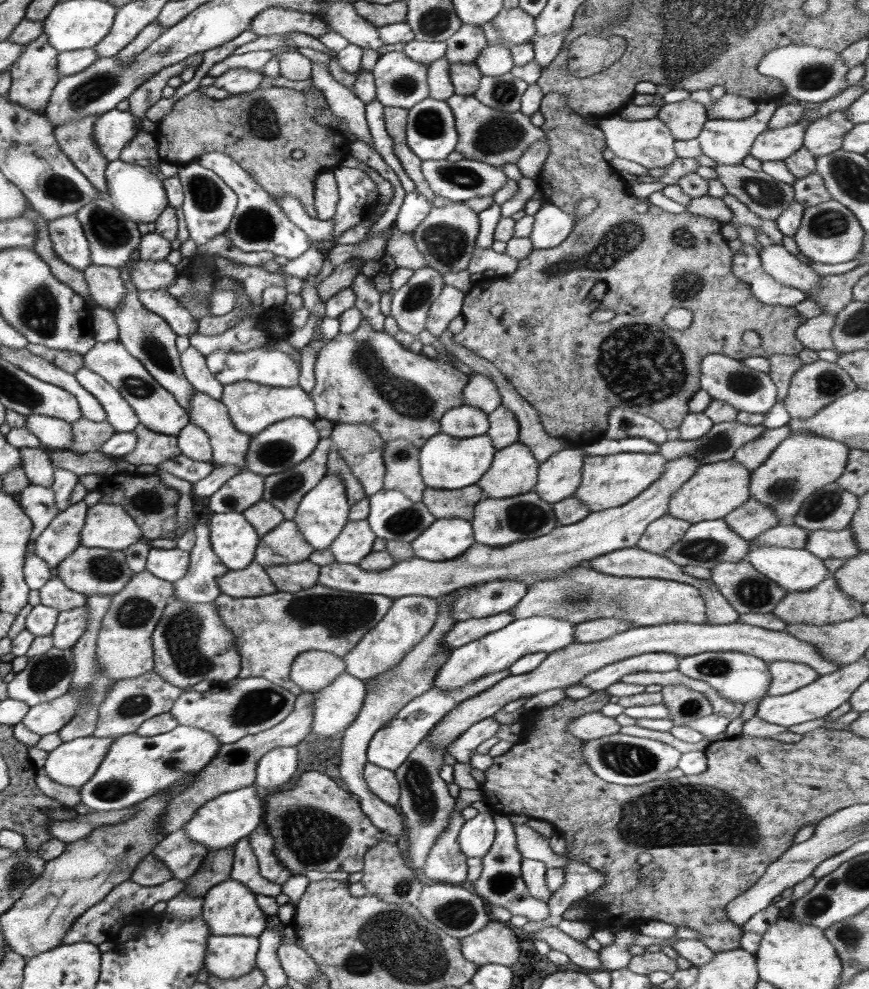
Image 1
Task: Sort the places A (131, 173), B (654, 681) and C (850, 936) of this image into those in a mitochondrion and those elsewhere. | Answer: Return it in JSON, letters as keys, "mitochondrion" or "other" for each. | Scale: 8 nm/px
{"A":"other","B":"other","C":"mitochondrion"}

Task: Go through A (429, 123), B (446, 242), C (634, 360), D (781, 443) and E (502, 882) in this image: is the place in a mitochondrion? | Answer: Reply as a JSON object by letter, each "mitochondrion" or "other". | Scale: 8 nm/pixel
{"A":"mitochondrion","B":"mitochondrion","C":"mitochondrion","D":"other","E":"mitochondrion"}

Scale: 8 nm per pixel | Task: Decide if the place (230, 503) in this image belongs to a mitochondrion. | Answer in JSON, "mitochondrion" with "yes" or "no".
{"mitochondrion":"no"}

